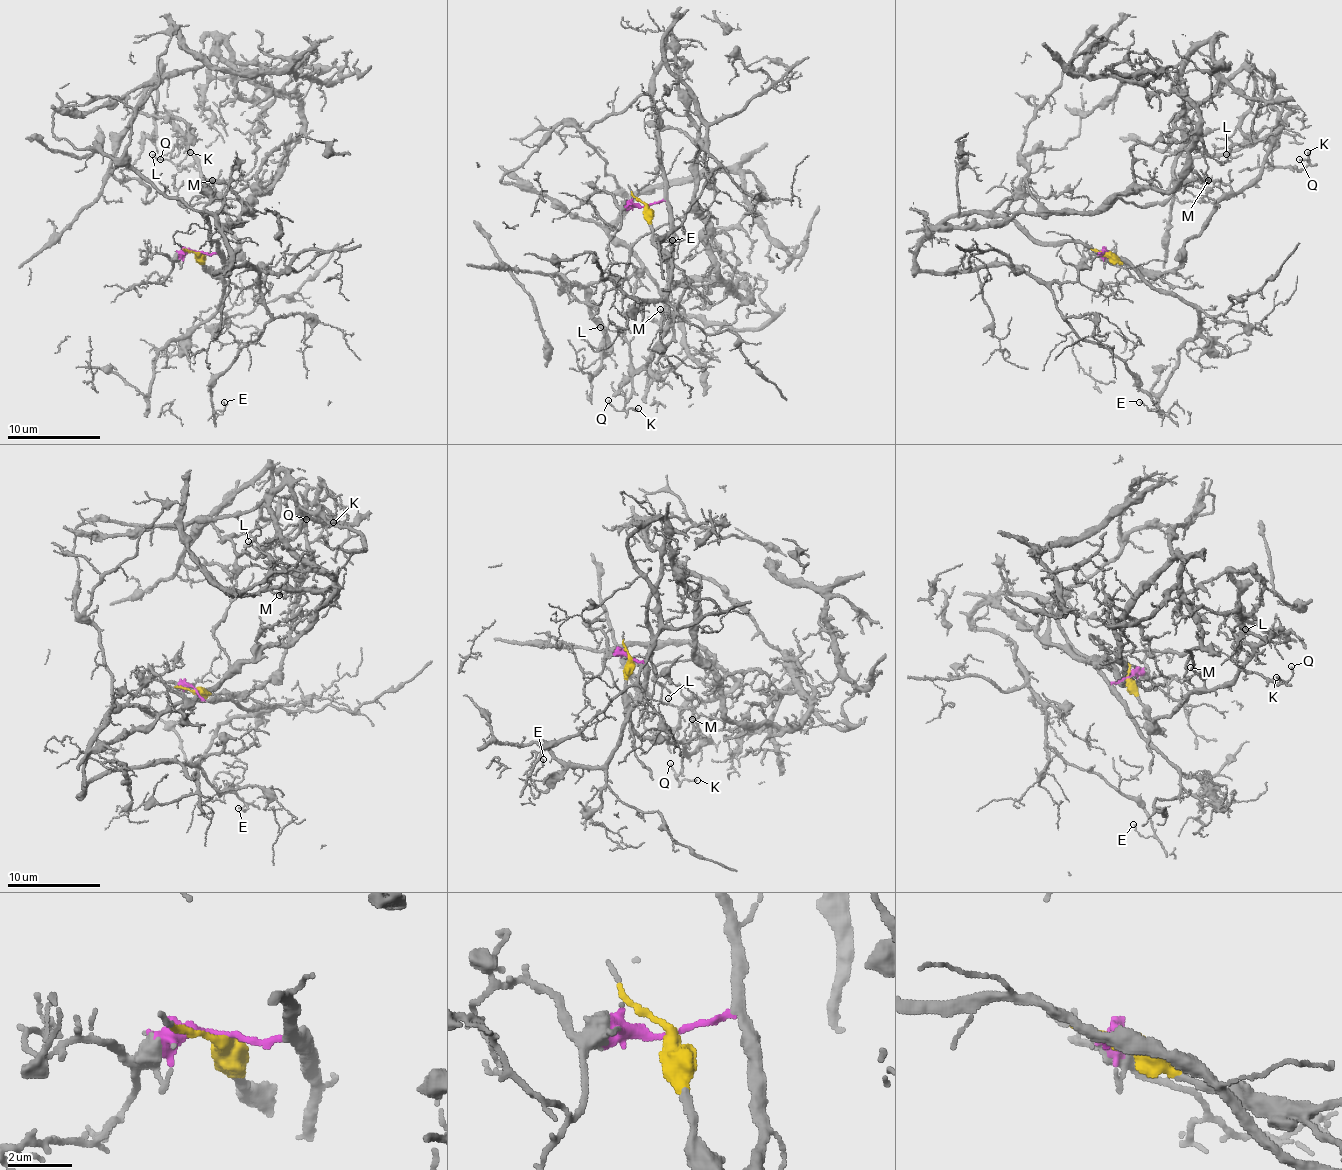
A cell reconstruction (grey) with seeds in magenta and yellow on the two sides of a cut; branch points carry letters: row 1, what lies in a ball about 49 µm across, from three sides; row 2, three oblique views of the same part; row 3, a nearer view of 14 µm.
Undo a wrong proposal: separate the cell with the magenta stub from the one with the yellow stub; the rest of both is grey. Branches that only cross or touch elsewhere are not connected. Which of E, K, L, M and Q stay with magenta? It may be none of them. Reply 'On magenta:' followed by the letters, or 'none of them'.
On magenta: E

